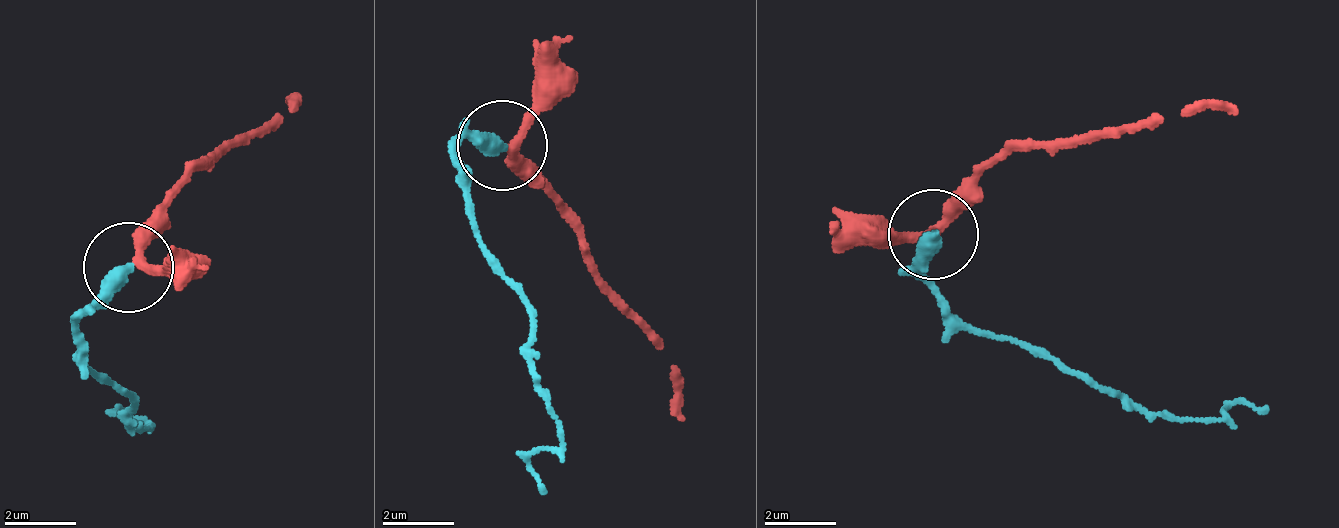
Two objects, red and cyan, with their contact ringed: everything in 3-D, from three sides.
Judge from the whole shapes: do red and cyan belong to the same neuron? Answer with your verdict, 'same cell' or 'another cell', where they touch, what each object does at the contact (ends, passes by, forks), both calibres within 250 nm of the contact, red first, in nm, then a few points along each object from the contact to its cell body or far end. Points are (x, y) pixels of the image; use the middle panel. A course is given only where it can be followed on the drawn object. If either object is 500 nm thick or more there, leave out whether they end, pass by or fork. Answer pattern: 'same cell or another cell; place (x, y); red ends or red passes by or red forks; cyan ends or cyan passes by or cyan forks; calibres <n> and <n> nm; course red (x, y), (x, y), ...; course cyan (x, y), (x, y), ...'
same cell; place (502, 145); red passes by; cyan ends; calibres 280 and 440 nm; course red (509, 148), (506, 154), (564, 211), (599, 290), (659, 350), (686, 421); course cyan (500, 148), (467, 142), (462, 192), (481, 256), (529, 313), (541, 379), (559, 442), (531, 477), (549, 495)

